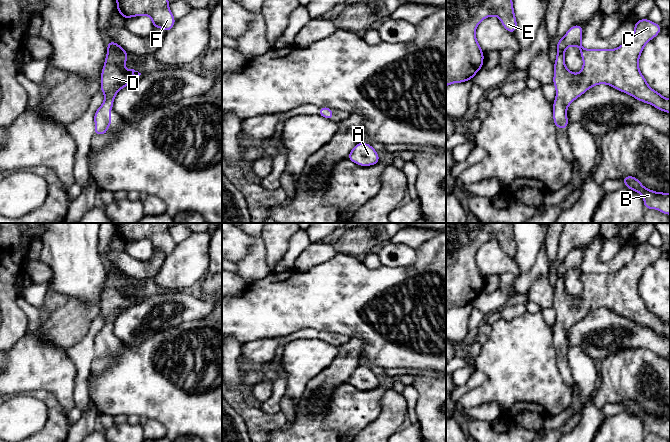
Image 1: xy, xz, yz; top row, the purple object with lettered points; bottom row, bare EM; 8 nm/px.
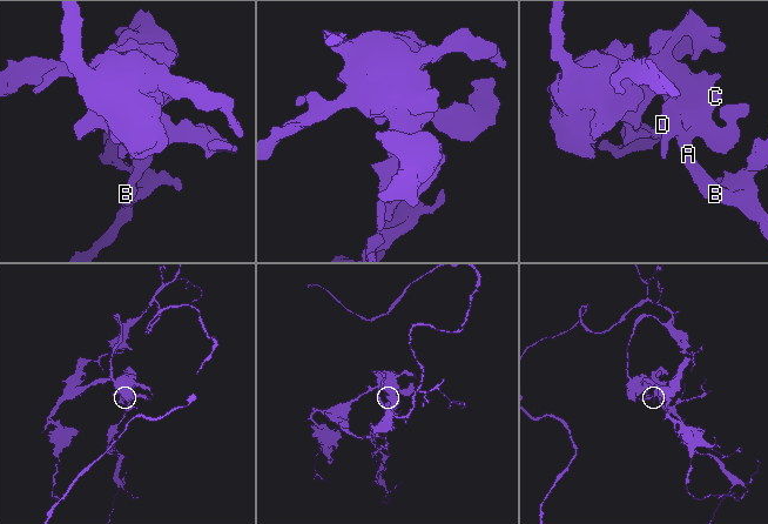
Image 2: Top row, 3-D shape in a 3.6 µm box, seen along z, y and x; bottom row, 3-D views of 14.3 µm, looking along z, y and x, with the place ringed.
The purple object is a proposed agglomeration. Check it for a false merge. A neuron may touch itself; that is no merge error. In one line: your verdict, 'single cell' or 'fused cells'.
single cell

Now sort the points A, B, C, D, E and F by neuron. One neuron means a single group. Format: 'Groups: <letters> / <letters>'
Groups: A B C D E F

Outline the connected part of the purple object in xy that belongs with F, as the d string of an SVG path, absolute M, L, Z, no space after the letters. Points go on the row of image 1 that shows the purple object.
M116 0L116 9L122 15L123 19L147 15L152 19L153 29L161 28L168 32L174 27L175 18L169 9L168 0Z

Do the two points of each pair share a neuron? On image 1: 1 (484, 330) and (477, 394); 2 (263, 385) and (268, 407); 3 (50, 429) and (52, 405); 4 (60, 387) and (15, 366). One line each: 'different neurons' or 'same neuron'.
1: different neurons
2: different neurons
3: same neuron
4: same neuron

